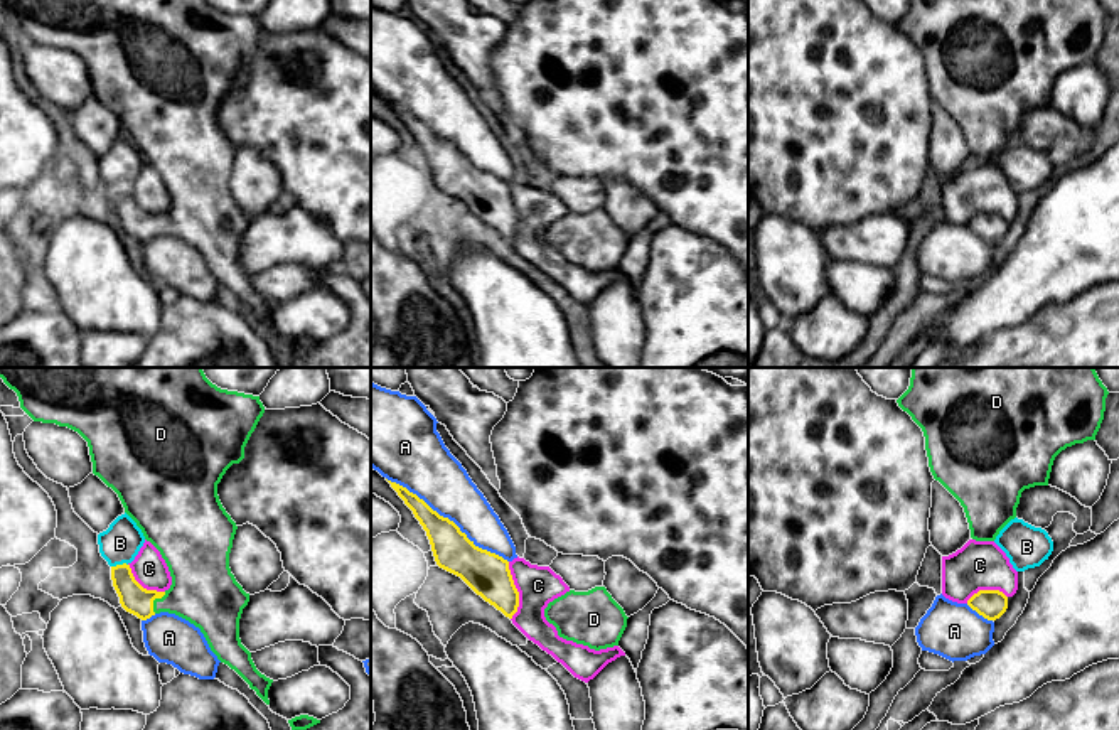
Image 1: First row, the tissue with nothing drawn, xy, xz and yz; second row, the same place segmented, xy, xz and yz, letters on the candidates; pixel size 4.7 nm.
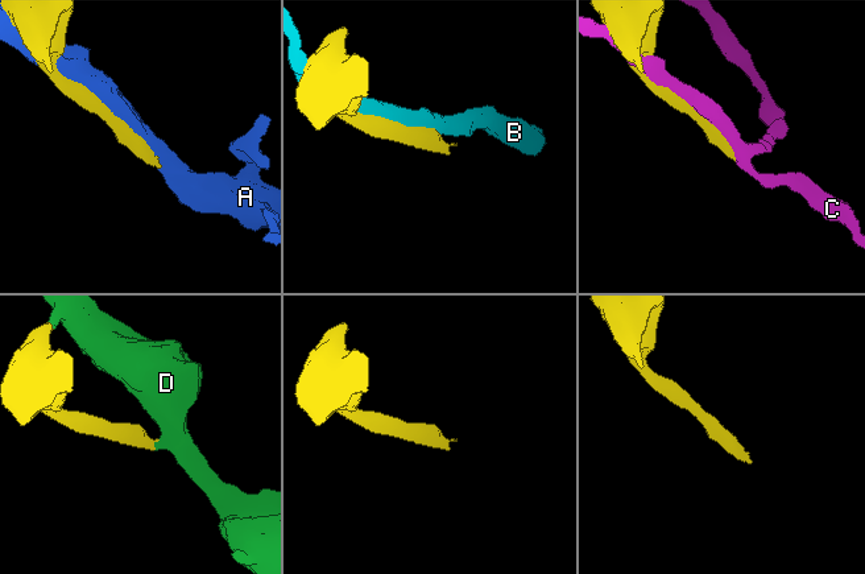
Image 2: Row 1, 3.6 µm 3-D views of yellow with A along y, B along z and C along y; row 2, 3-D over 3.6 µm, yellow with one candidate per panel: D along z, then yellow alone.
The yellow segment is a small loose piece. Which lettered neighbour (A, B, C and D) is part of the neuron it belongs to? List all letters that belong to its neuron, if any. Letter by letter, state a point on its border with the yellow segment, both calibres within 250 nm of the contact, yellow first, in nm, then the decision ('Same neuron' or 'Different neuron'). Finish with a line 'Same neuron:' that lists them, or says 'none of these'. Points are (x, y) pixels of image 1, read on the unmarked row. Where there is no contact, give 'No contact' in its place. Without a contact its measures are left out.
A: Touches yellow at xz (447, 140). Thickness 190 nm (yellow) against 260 nm. Different neuron
B: Touches yellow at xy (118, 187). Thickness 140 nm (yellow) against 190 nm. Different neuron
C: Touches yellow at xz (516, 213). Thickness 200 nm (yellow) against 190 nm. Different neuron
D: Touches yellow at xy (154, 221). Thickness 140 nm (yellow) against 320 nm. Same neuron
Same neuron: D

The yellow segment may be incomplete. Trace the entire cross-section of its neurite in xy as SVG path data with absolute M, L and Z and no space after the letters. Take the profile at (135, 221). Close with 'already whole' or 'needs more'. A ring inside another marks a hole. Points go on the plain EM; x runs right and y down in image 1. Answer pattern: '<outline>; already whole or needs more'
M207 0L2 2L17 15L20 30L34 44L67 49L88 64L93 96L118 116L125 135L165 182L172 199L172 207L165 214L143 211L126 185L111 189L111 202L121 229L142 243L160 234L175 236L189 243L201 251L217 282L234 292L270 327L268 312L273 302L256 292L251 275L239 261L239 241L249 224L249 216L236 204L229 191L229 175L238 148L217 118L217 106L233 86L244 81L244 69L265 35L260 19L221 12Z; needs more

